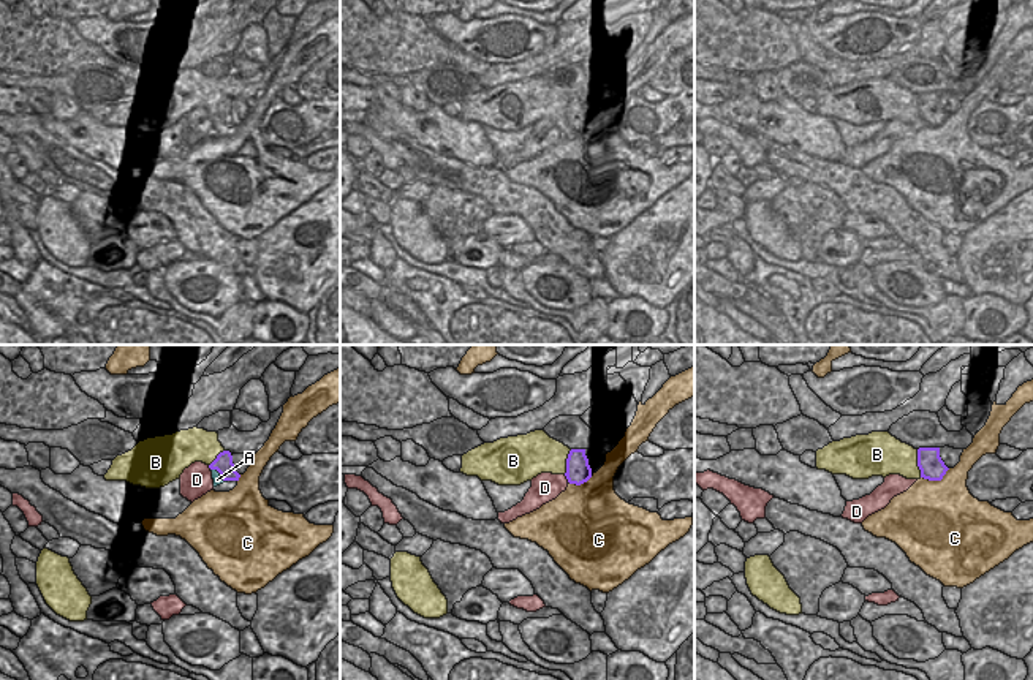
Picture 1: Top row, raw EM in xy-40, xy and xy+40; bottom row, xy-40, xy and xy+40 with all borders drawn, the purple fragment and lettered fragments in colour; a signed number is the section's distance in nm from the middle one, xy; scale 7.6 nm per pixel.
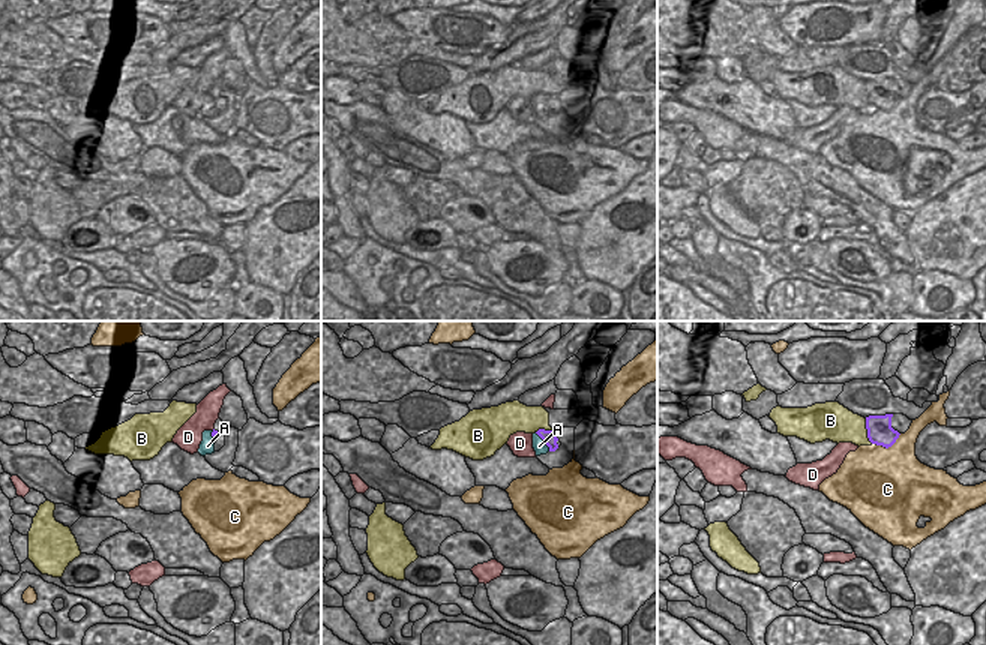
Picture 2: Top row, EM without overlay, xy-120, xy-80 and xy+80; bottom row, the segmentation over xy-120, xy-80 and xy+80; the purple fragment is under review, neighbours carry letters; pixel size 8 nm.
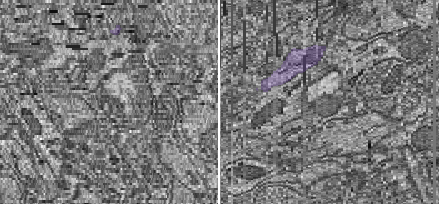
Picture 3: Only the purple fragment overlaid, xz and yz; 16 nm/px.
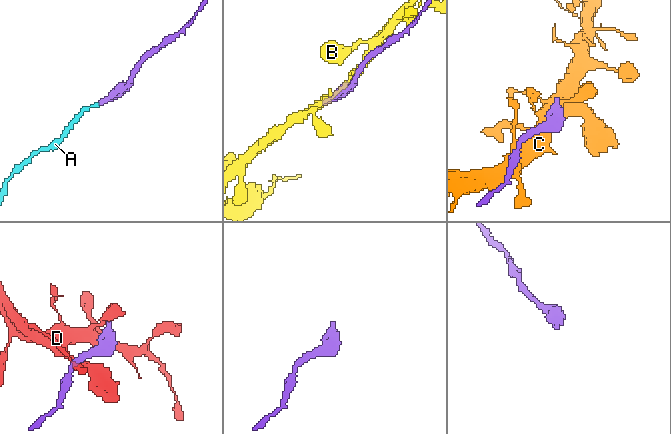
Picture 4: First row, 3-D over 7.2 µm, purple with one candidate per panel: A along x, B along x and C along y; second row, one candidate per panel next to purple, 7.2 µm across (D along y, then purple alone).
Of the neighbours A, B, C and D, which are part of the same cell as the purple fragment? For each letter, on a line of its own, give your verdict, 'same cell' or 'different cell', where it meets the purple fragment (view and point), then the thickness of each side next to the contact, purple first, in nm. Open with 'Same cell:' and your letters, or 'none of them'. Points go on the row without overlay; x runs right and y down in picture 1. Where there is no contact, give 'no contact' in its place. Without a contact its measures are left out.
Same cell: A
A: same cell; meets purple in xy-40 at (220, 120); 150 nm thick on the purple side, 70 nm on the other
B: different cell; meets purple in xy+40 at (918, 109); 190 nm thick on the purple side, 300 nm on the other
C: different cell; meets purple in xy+40 at (935, 125); 190 nm thick on the purple side, 480 nm on the other
D: different cell; meets purple in xy at (567, 124); 190 nm thick on the purple side, 220 nm on the other

